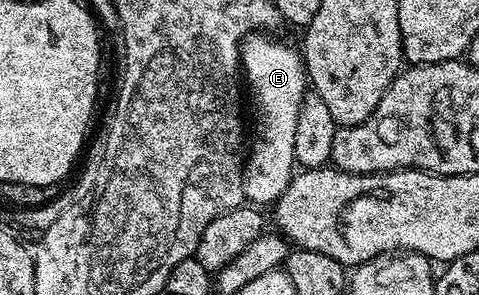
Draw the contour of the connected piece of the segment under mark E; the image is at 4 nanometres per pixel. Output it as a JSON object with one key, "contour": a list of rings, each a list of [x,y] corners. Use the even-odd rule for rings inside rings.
{"contour":[[[254,32],[249,35],[248,38],[244,39],[241,43],[241,69],[243,71],[244,81],[253,89],[253,98],[257,101],[257,123],[252,123],[251,130],[257,133],[257,139],[252,139],[251,145],[247,150],[247,157],[245,160],[245,183],[243,184],[243,192],[245,193],[245,202],[252,204],[258,208],[268,207],[270,204],[275,204],[279,196],[283,196],[283,192],[287,188],[289,181],[293,179],[295,173],[295,124],[299,124],[299,108],[303,104],[307,93],[307,75],[305,73],[305,62],[301,58],[300,49],[296,45],[288,46],[285,42],[280,42],[279,39],[273,38],[277,36],[270,36],[265,32]]]}

